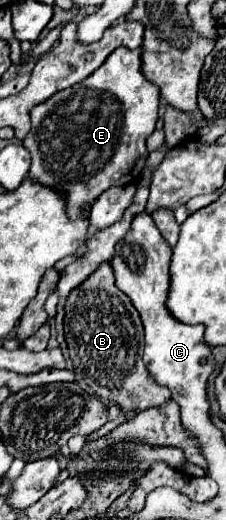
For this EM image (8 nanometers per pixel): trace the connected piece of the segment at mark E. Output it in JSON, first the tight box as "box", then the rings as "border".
{"box":[23,50,159,220],"border":[[[115,50],[109,54],[107,62],[79,86],[71,86],[53,94],[45,102],[31,108],[31,130],[23,138],[23,146],[31,154],[29,180],[39,182],[41,186],[59,190],[65,196],[67,216],[71,220],[85,216],[89,218],[91,204],[111,186],[129,186],[139,180],[139,174],[147,160],[145,140],[155,130],[159,118],[159,88],[141,74],[141,50]]]}

